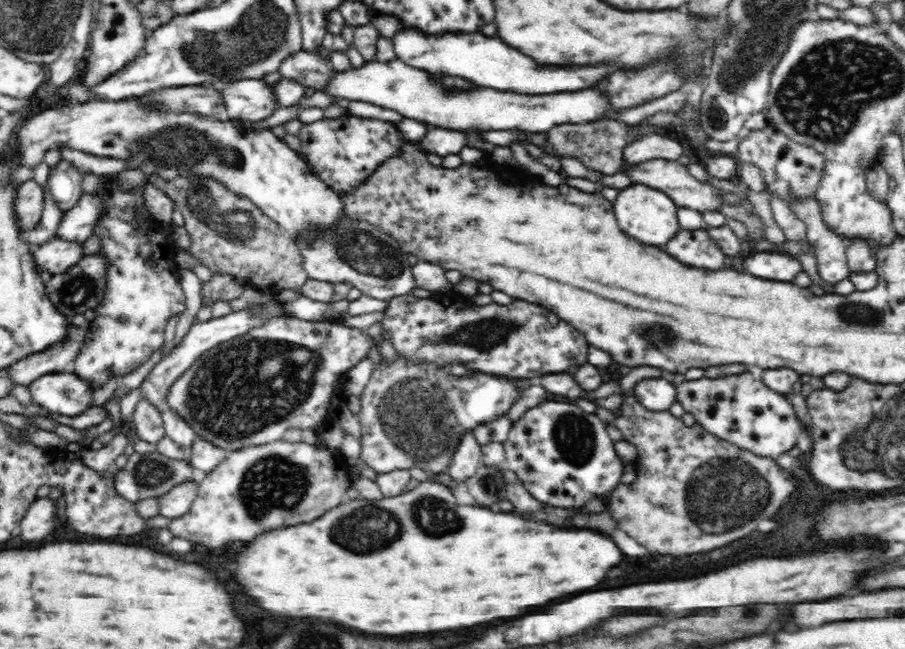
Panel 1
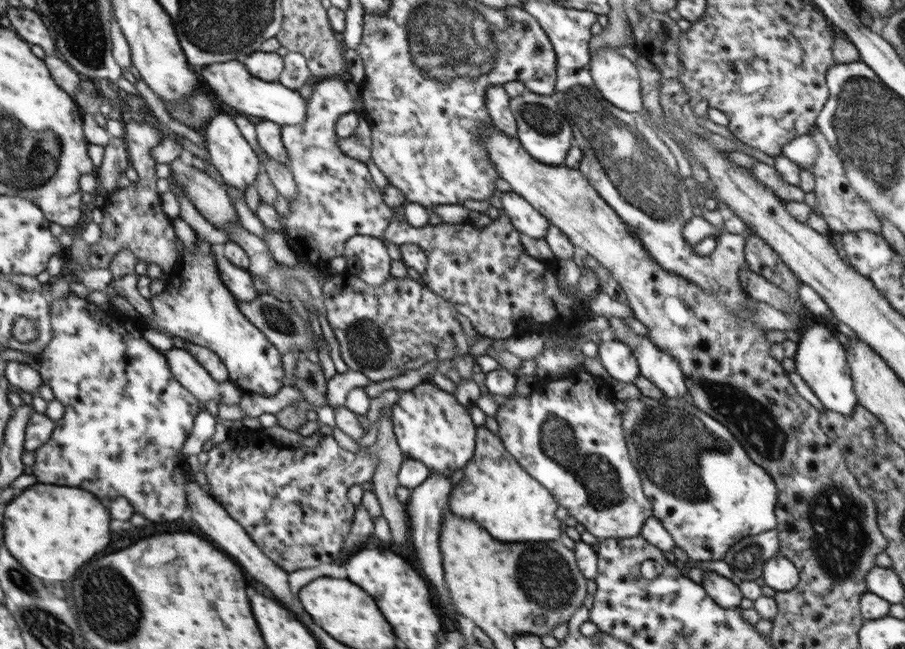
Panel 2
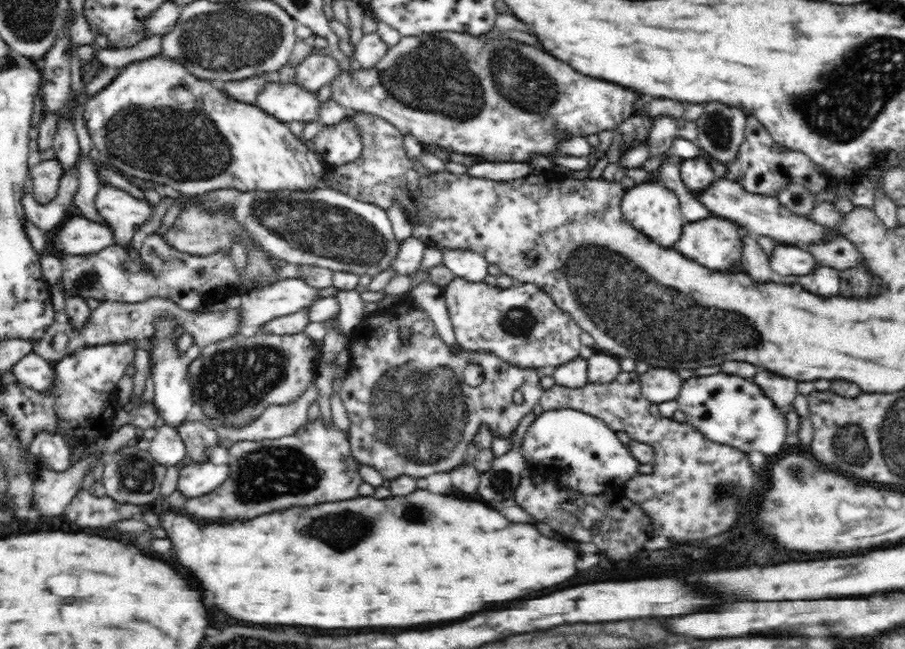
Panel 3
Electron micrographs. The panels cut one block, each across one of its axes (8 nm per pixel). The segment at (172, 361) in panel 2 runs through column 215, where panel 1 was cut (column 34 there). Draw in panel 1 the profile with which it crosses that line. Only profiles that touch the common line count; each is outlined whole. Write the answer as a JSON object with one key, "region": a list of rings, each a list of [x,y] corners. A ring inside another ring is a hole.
{"region":[[[73,372],[46,373],[29,384],[32,400],[50,412],[78,416],[92,407],[92,391]]]}

